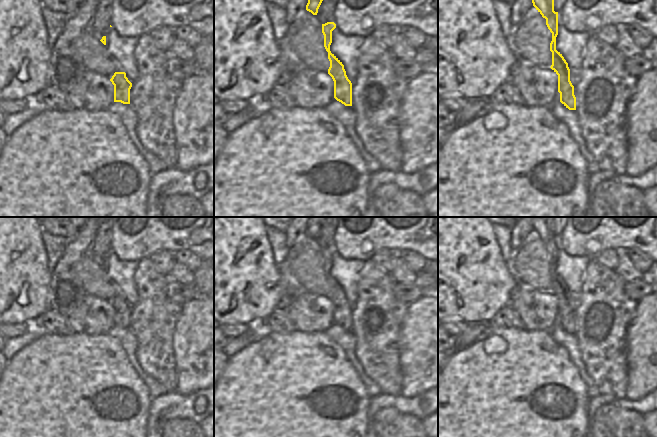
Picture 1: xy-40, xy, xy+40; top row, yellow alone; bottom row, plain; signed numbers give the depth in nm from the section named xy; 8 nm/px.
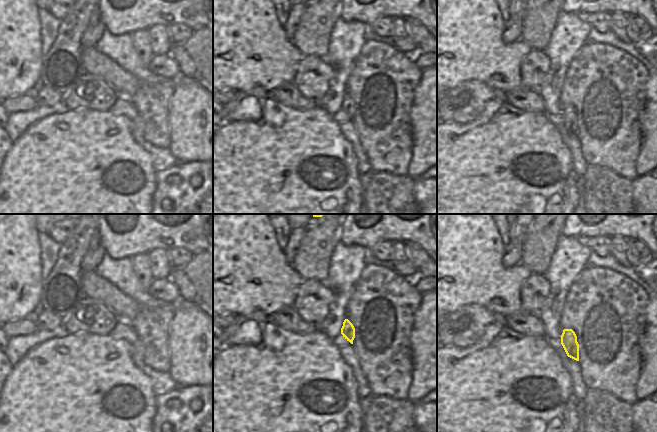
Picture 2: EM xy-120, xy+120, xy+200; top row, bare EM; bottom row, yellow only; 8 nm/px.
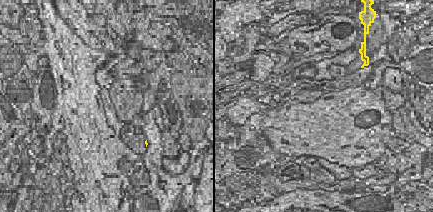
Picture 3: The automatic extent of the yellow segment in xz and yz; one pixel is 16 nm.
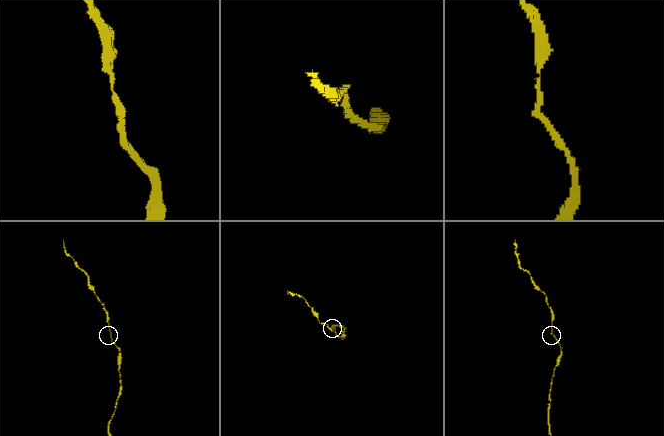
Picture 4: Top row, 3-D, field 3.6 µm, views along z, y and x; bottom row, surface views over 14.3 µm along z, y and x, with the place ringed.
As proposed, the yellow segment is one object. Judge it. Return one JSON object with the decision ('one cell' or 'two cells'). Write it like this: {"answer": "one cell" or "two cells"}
{"answer": "one cell"}

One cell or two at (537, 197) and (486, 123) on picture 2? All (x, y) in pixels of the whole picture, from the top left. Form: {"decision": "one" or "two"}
{"decision": "one"}

